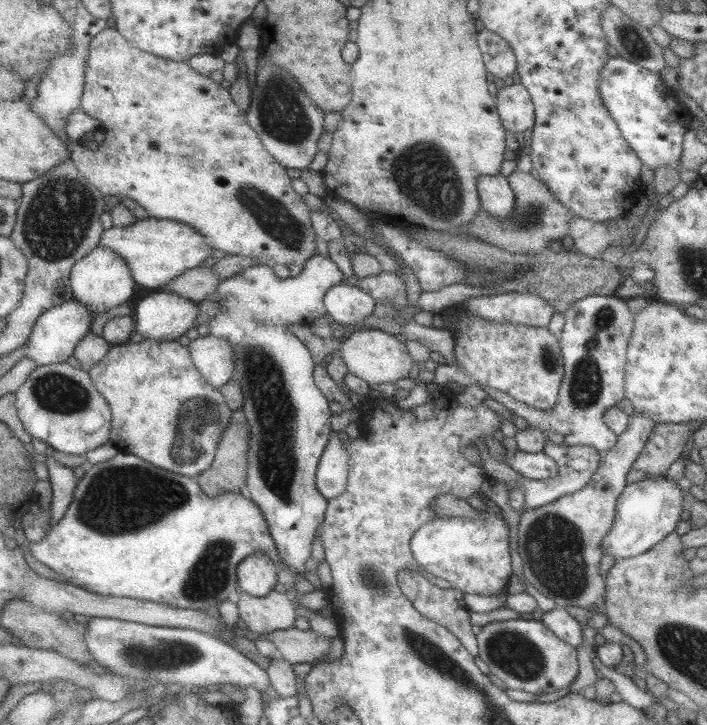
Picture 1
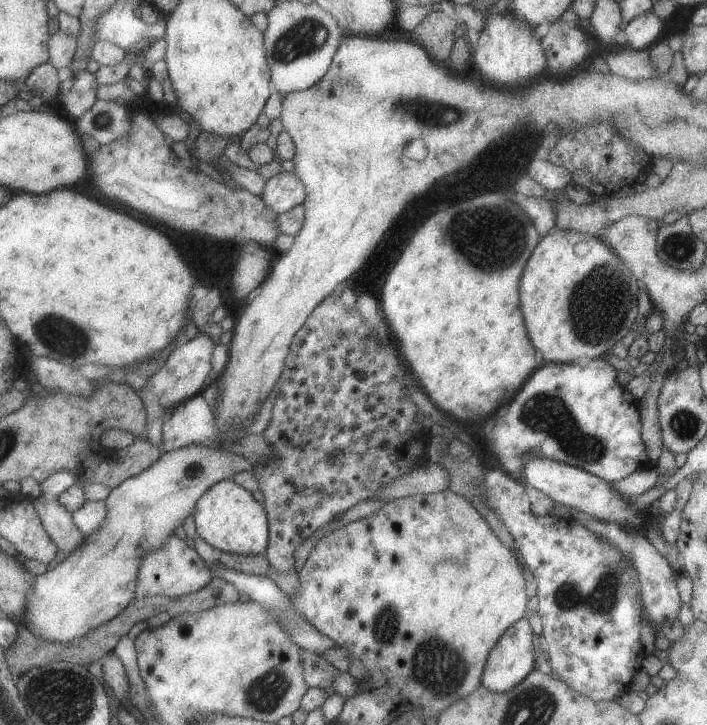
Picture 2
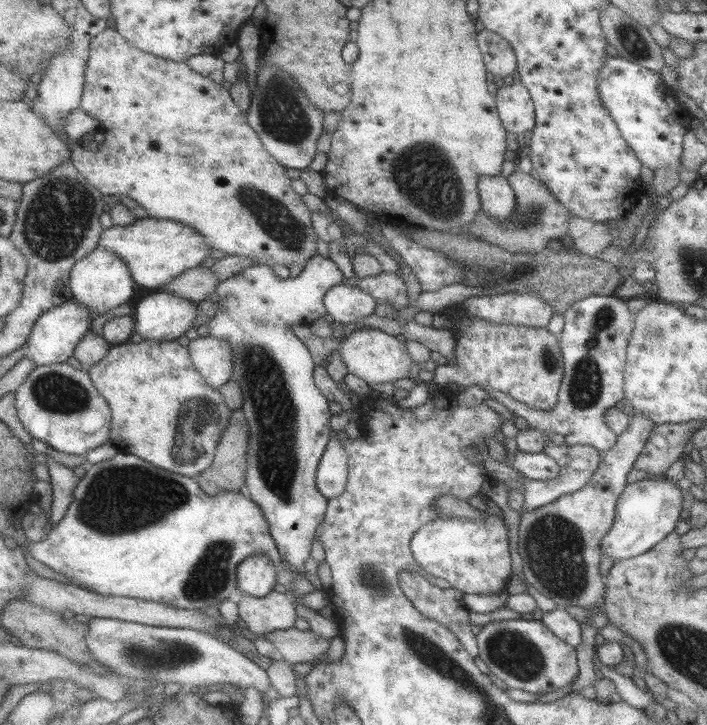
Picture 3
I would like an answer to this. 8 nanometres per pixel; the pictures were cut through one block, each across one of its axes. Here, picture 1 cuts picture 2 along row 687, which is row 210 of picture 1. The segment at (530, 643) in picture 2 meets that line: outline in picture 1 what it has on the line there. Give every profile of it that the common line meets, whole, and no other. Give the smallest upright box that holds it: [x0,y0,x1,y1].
[477,176,516,220]

